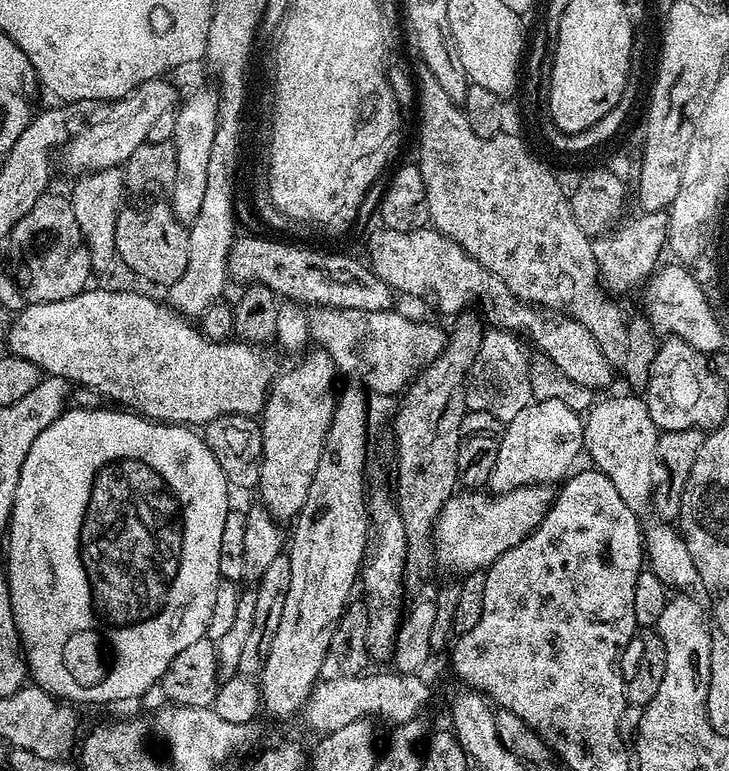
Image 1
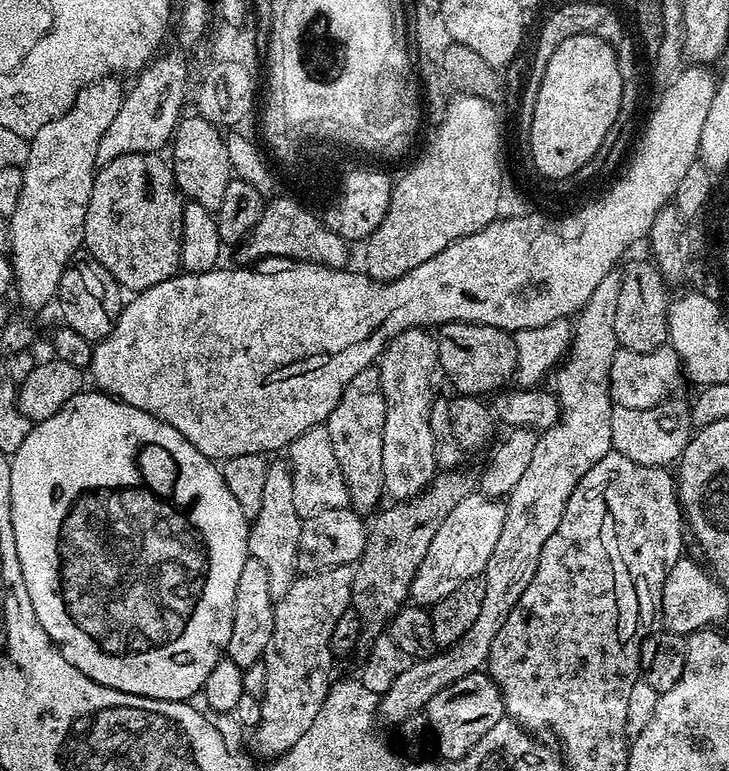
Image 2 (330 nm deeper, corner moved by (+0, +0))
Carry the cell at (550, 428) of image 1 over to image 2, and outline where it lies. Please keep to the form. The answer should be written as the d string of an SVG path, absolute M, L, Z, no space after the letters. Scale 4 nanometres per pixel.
M479 494L462 498L434 534L430 548L414 574L411 599L420 606L437 604L446 598L446 594L458 590L466 578L481 575L490 562L490 554L494 554L494 546L498 543L498 534L502 534L505 518L506 507L499 499Z

